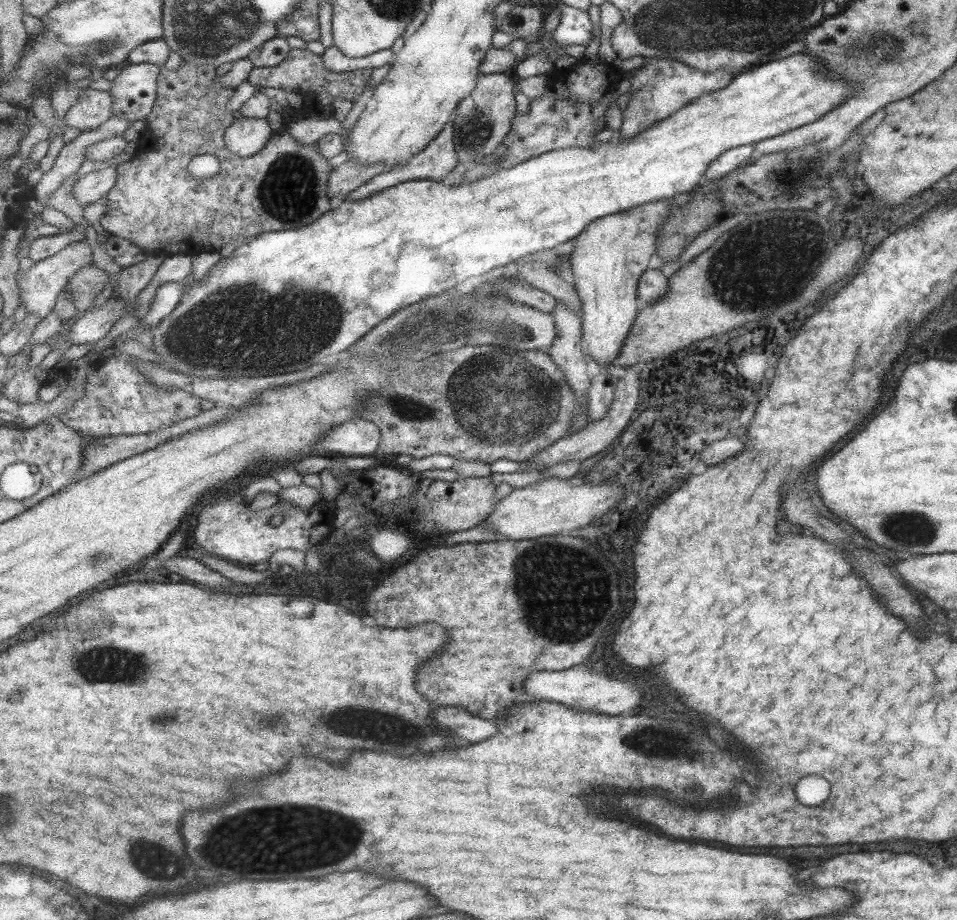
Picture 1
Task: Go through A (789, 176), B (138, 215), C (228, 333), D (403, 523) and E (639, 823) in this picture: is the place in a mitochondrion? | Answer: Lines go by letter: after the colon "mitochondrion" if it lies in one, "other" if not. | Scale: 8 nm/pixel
A: mitochondrion
B: other
C: mitochondrion
D: other
E: other

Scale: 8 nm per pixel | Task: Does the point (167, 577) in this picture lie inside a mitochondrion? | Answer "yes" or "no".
no

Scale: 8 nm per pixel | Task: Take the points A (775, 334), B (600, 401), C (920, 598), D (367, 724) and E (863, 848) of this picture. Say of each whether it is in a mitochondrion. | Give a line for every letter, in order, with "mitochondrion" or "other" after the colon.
A: other
B: other
C: other
D: mitochondrion
E: other

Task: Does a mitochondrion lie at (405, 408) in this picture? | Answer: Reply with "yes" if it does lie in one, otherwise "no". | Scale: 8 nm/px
yes

